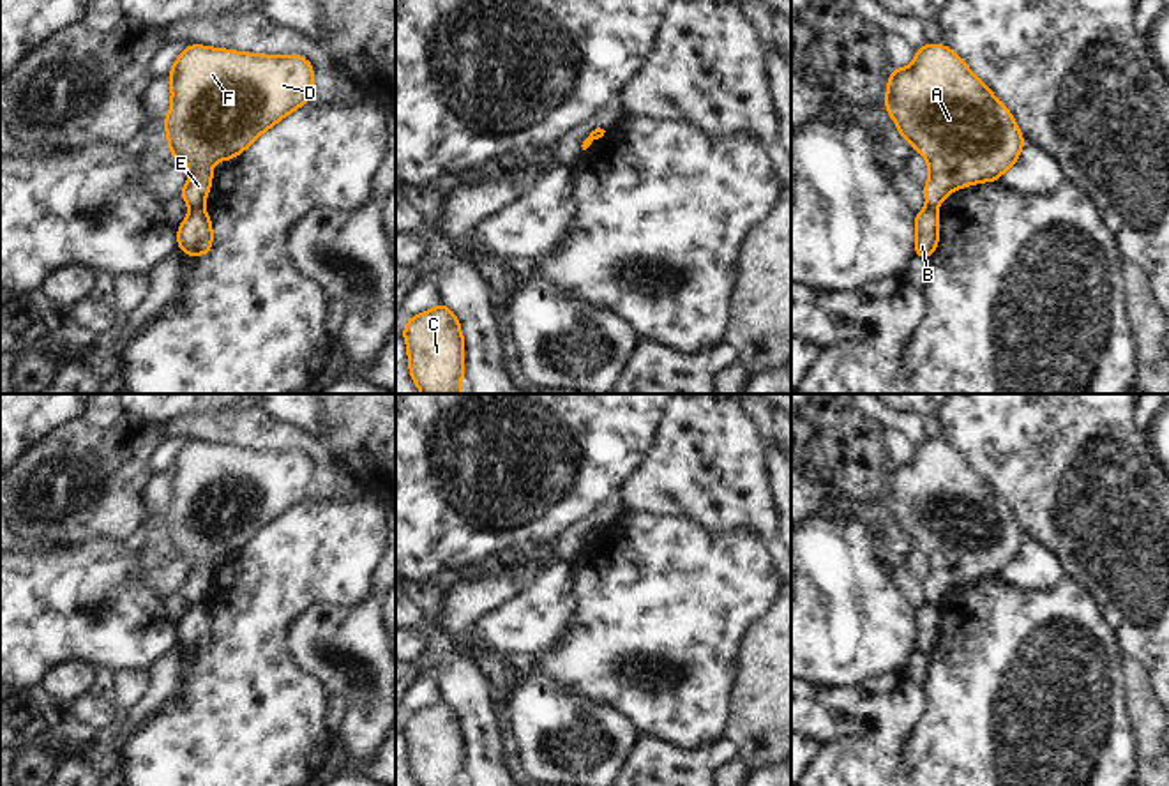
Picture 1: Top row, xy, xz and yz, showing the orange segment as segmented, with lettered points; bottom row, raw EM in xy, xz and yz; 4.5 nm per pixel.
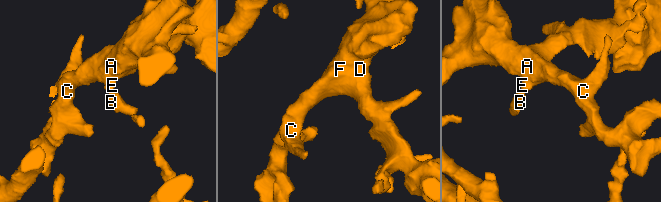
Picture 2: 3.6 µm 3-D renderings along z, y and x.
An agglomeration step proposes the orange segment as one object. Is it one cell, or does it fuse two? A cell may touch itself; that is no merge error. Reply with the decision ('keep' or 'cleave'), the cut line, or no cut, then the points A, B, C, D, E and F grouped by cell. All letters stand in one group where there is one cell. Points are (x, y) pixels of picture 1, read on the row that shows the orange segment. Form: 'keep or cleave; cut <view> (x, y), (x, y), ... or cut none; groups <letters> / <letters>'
cleave; cut xy (200, 205), (191, 209); groups A C D E F / B

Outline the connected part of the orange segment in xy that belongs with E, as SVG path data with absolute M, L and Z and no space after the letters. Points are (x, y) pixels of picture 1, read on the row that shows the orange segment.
M187 46L170 71L168 148L191 170L182 200L201 207L210 168L244 152L274 124L313 99L314 67L302 55L251 55Z

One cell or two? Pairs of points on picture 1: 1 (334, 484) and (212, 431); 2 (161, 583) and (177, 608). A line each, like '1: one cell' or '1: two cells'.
1: one cell
2: two cells

